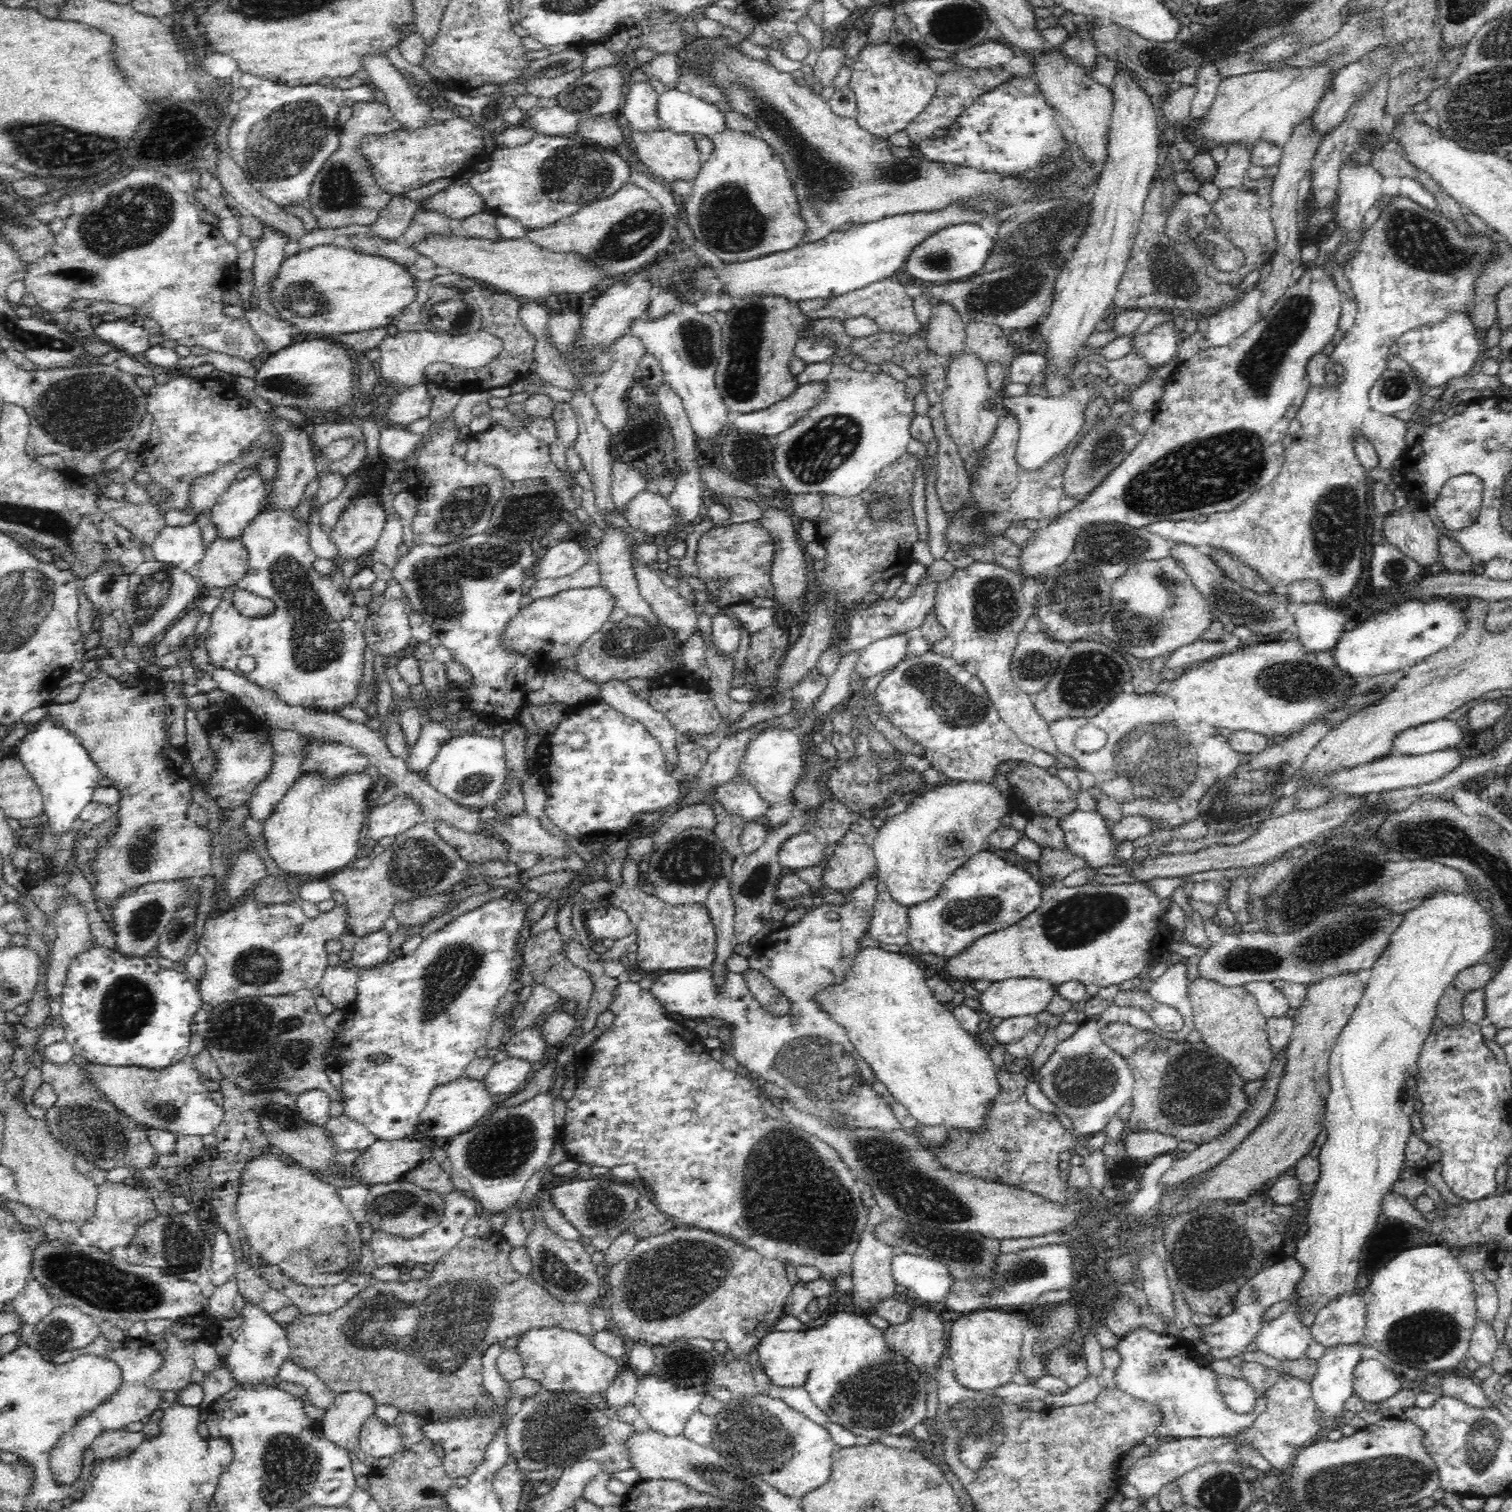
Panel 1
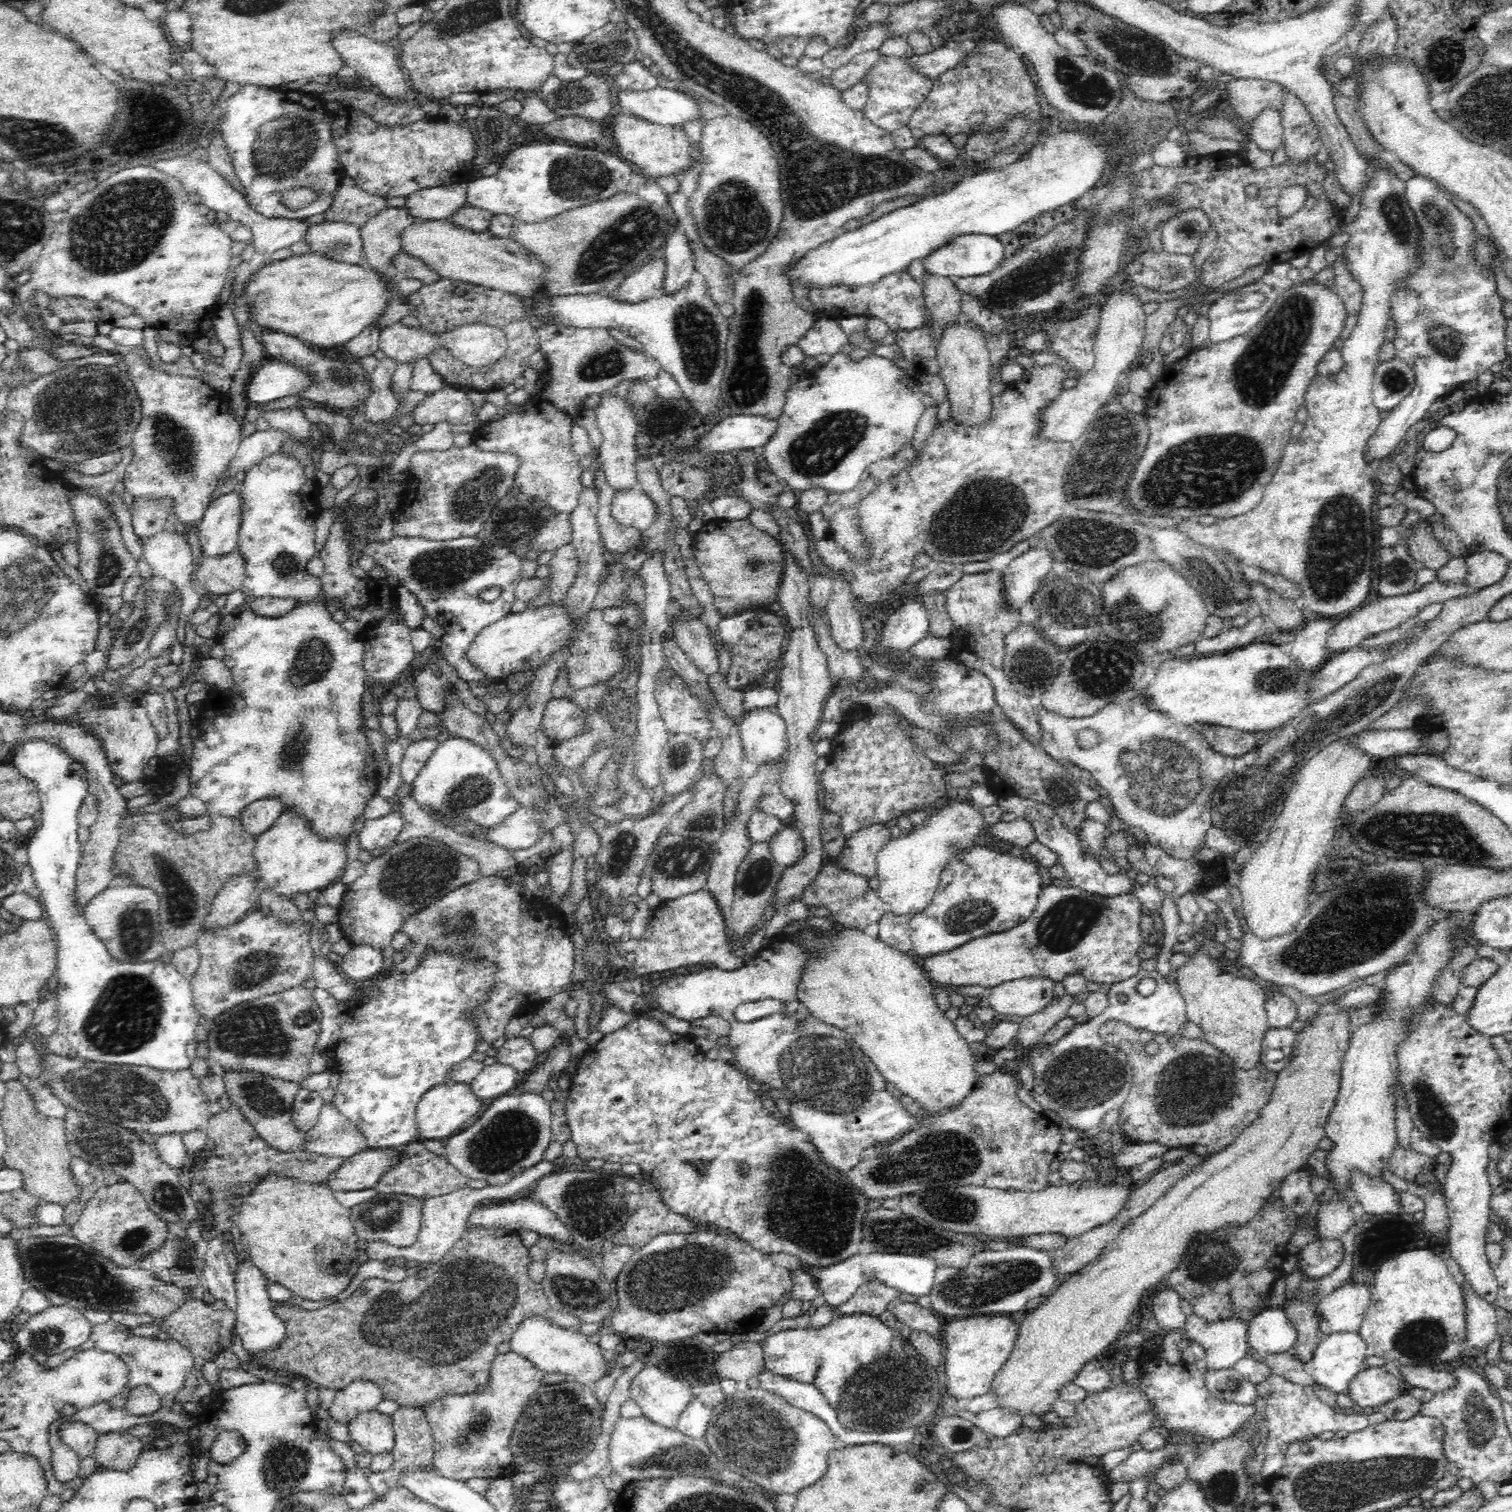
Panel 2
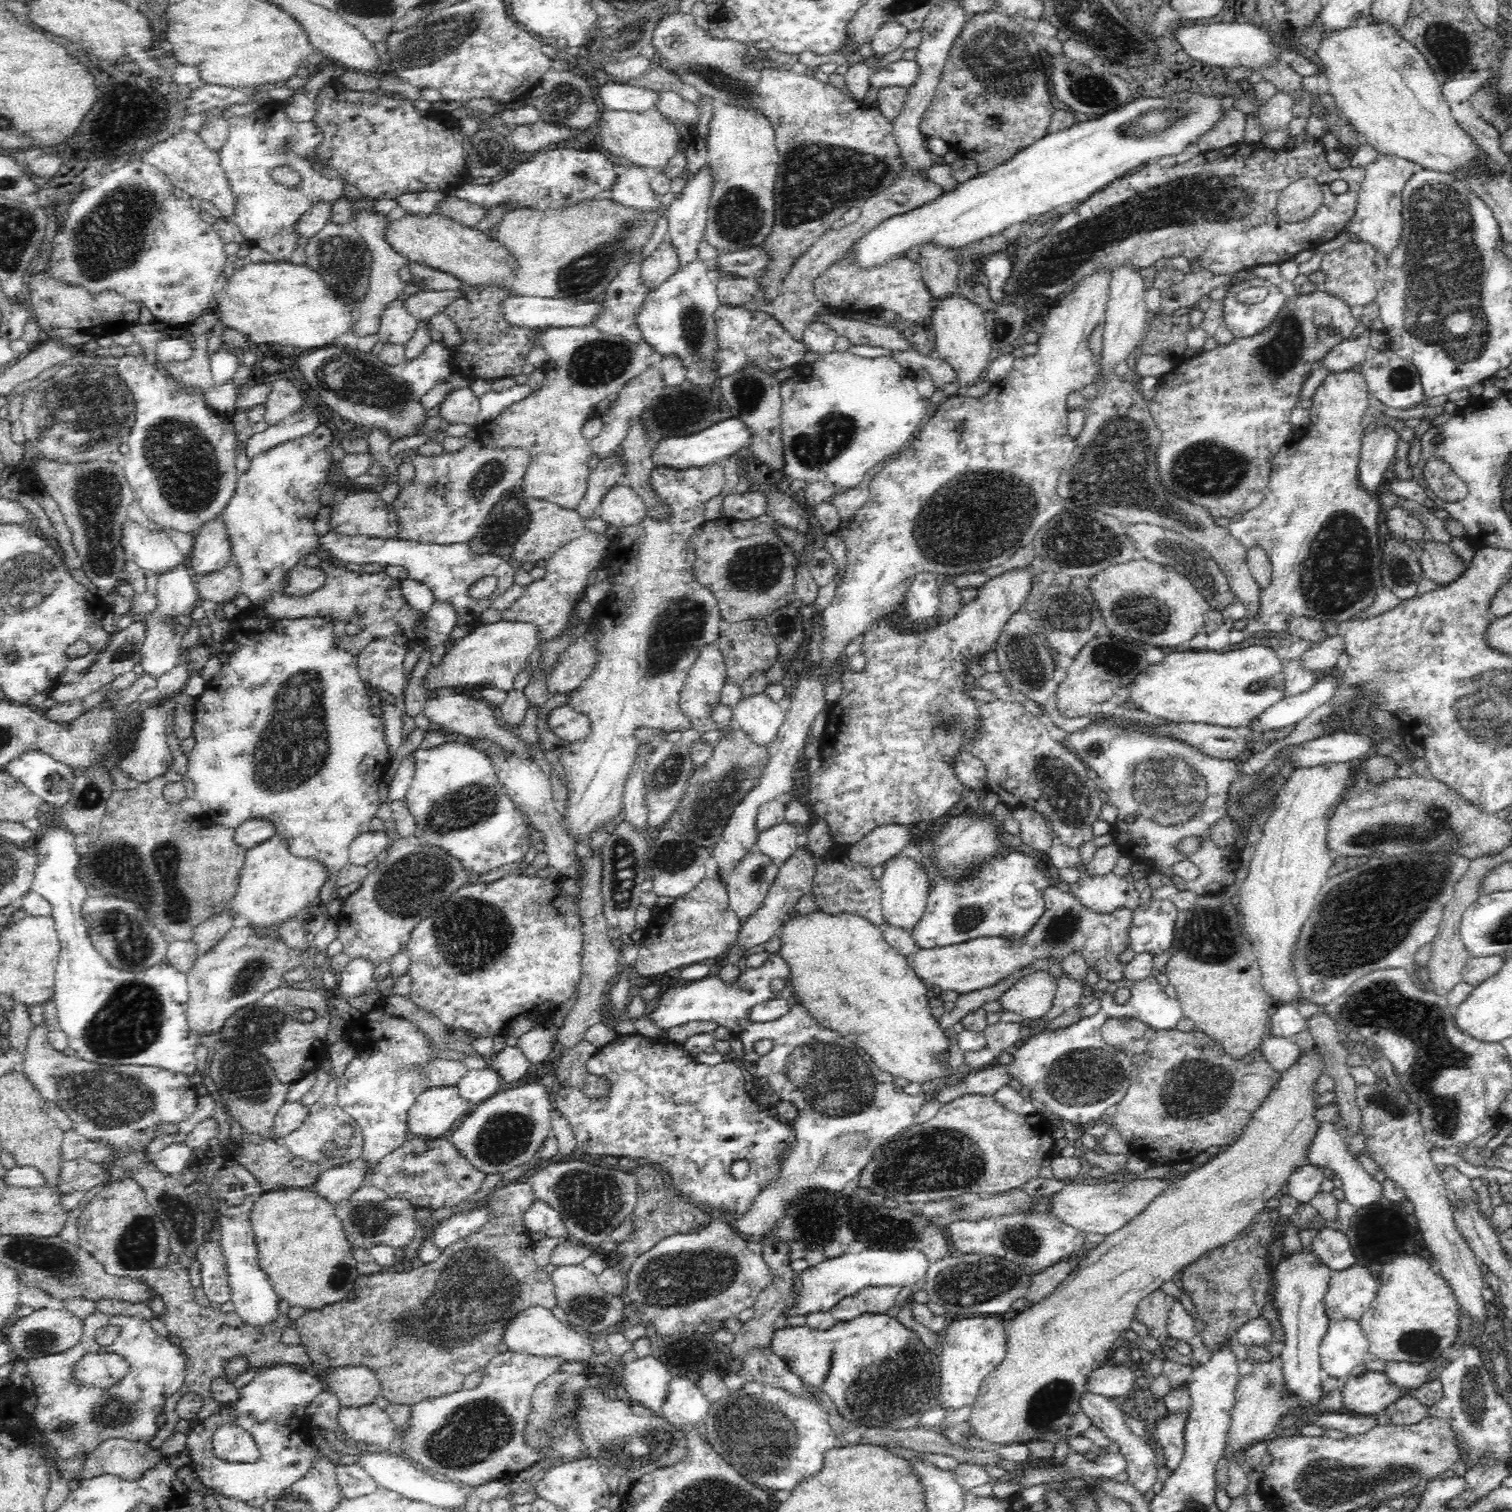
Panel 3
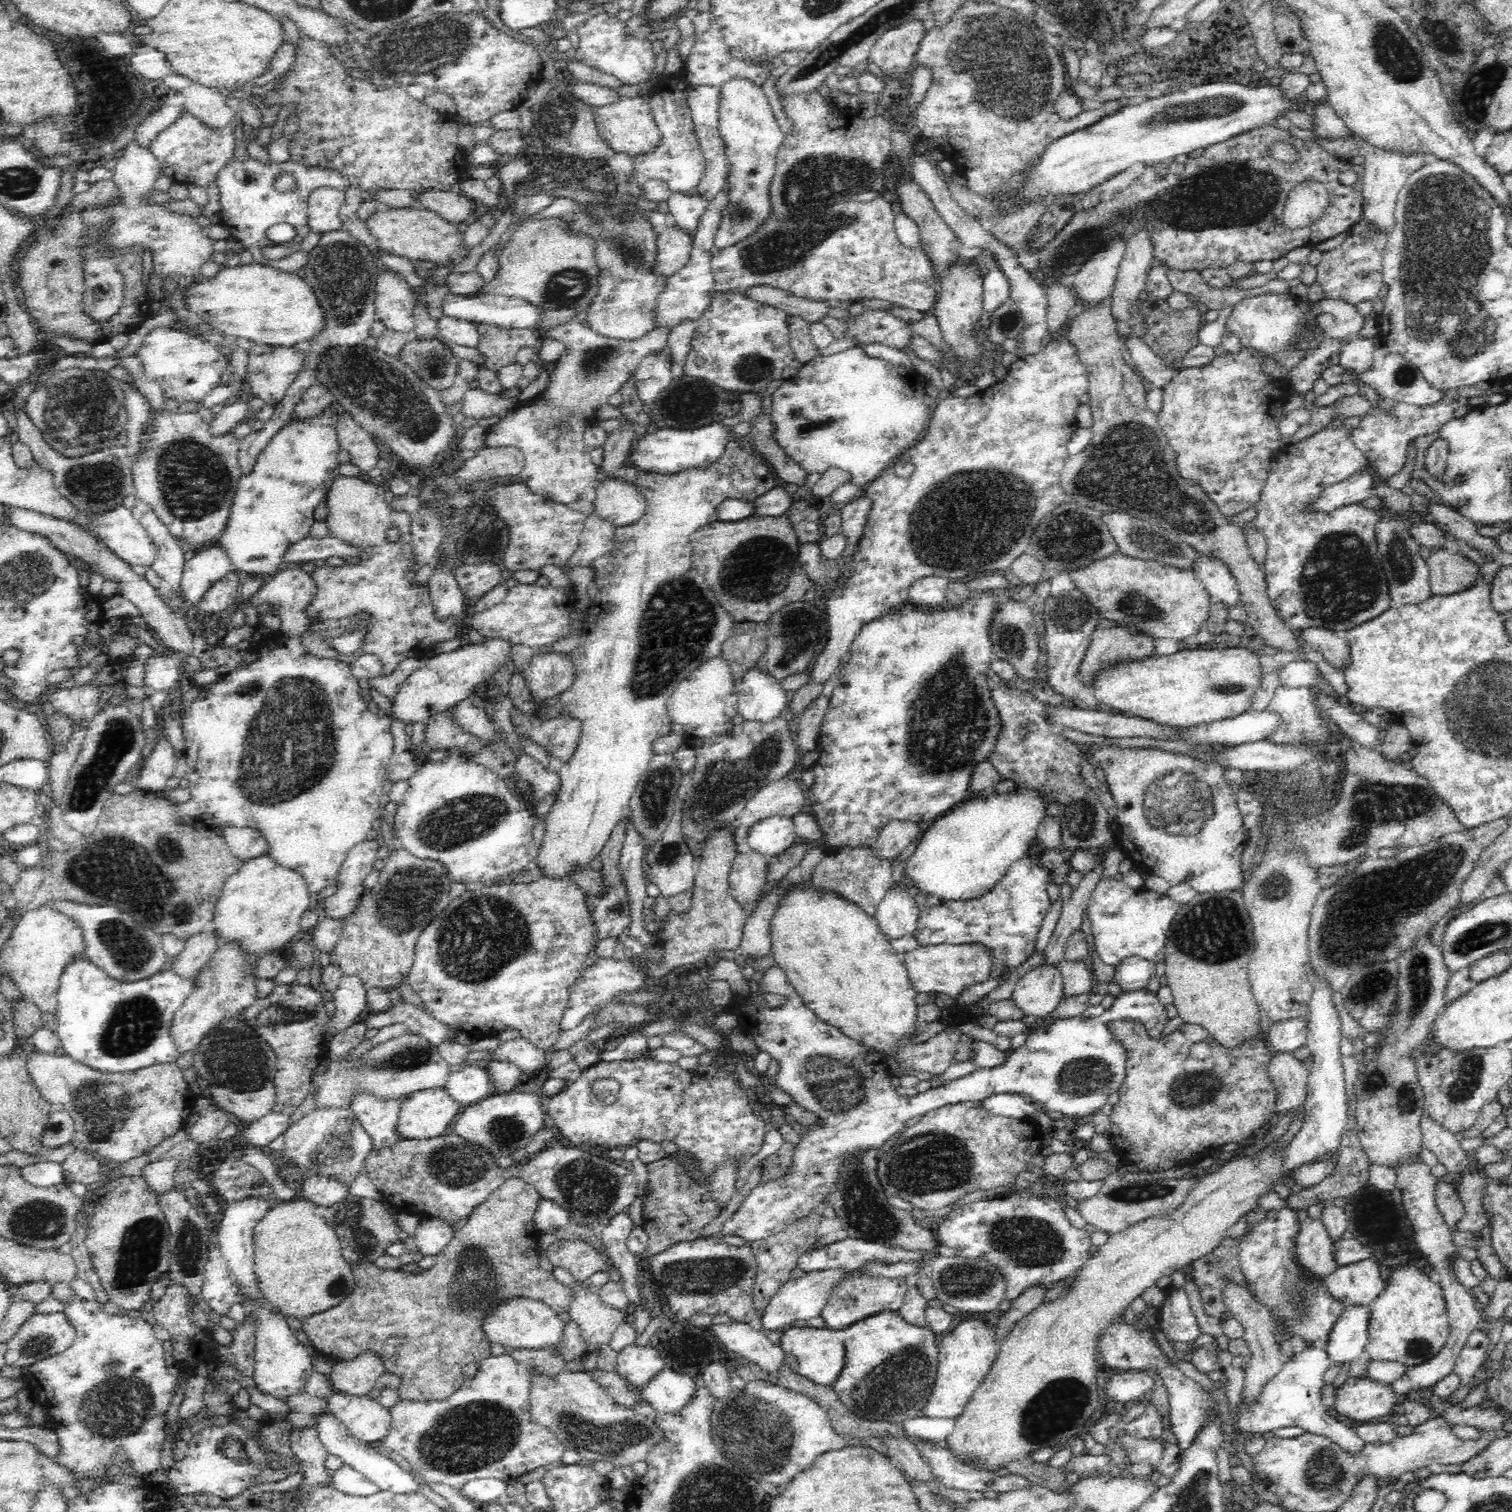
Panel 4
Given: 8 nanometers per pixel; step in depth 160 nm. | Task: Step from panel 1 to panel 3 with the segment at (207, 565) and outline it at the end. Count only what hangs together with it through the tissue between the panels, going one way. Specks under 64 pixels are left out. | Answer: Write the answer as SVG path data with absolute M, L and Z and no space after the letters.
M231 562L220 572L198 579L196 585L201 600L214 604L233 602L241 590L240 569Z

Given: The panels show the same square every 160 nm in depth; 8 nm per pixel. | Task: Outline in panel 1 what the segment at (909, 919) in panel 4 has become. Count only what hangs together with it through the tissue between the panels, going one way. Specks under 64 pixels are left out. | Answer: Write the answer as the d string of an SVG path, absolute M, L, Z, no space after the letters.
M947 781L918 794L904 812L884 821L878 830L873 853L878 867L876 875L886 884L891 900L910 909L938 896L946 879L959 865L987 847L986 840L990 833L1000 826L1001 818L1009 813L1008 805L1012 803L1009 800L1010 791L1008 789L1006 792L1000 792L992 783L959 781L957 784L951 784Z

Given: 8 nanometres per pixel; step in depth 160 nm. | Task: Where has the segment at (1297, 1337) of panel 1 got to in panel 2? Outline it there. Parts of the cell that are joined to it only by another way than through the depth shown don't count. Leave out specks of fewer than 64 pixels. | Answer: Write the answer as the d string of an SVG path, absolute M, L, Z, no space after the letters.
M1278 1307L1260 1312L1247 1324L1246 1342L1257 1355L1288 1353L1295 1336L1289 1318Z

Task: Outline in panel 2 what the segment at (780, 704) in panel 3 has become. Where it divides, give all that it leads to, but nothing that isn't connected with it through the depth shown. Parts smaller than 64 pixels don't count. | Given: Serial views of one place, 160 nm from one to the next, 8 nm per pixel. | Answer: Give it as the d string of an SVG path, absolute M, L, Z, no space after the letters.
M752 707L745 710L738 725L741 732L745 760L758 764L758 766L772 759L784 757L784 760L786 760L789 748L787 726L776 708Z

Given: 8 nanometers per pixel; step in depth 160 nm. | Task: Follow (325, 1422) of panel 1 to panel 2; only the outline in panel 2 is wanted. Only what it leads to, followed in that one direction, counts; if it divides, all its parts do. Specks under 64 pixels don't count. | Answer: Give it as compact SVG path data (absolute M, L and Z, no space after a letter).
M356 1379L335 1390L334 1404L329 1408L333 1420L348 1424L357 1414L374 1410L383 1399L383 1392L378 1384Z

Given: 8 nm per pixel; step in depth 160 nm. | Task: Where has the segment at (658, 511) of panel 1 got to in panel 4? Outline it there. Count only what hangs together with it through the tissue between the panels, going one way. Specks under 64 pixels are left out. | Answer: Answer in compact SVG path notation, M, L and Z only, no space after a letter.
M604 478L596 488L594 512L616 528L631 526L645 513L647 504L636 485Z

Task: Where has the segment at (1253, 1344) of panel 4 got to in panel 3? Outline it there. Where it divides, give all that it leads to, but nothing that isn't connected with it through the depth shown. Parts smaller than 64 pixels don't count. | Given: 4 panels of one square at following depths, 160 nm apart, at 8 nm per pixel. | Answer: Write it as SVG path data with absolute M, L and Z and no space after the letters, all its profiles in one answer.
M1266 1341L1261 1347L1270 1350L1269 1359L1266 1362L1255 1363L1254 1368L1246 1376L1239 1378L1235 1388L1235 1401L1231 1412L1226 1449L1220 1462L1218 1462L1218 1466L1216 1466L1217 1485L1228 1485L1227 1456L1234 1452L1241 1453L1254 1442L1263 1440L1265 1436L1273 1433L1281 1416L1285 1415L1295 1405L1293 1398L1283 1394L1283 1359L1280 1358L1280 1345Z

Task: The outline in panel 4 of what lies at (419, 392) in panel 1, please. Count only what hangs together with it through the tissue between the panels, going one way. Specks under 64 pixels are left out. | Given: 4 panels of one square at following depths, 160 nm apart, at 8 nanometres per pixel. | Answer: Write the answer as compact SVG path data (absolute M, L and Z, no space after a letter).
M474 388L465 392L460 412L466 417L472 417L476 421L481 418L496 418L504 419L510 416L515 409L521 405L504 395L488 393L480 388Z

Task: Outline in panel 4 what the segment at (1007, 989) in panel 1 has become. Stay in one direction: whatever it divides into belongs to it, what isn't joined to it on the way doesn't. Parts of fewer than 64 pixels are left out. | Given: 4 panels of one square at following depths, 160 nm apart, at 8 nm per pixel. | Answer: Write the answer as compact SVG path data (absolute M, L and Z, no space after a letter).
M1044 963L1025 973L1013 986L1012 1000L1024 1015L1048 1019L1064 998L1064 979L1056 963Z

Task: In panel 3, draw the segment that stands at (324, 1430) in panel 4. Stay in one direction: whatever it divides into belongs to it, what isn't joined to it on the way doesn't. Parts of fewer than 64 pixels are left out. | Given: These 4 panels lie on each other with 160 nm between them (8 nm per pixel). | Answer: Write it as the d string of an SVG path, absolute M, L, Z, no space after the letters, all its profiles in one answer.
M352 1443L350 1444L349 1453L352 1453L352 1456L354 1456L353 1463L357 1464L362 1470L365 1470L365 1472L368 1473L368 1476L372 1477L372 1480L376 1483L378 1489L396 1492L406 1499L453 1510L455 1508L465 1508L467 1498L471 1494L468 1486L460 1487L457 1486L456 1483L447 1482L443 1478L432 1476L421 1468L412 1465L412 1463L402 1456L384 1456L384 1454L368 1452L368 1450L364 1449L362 1446Z

